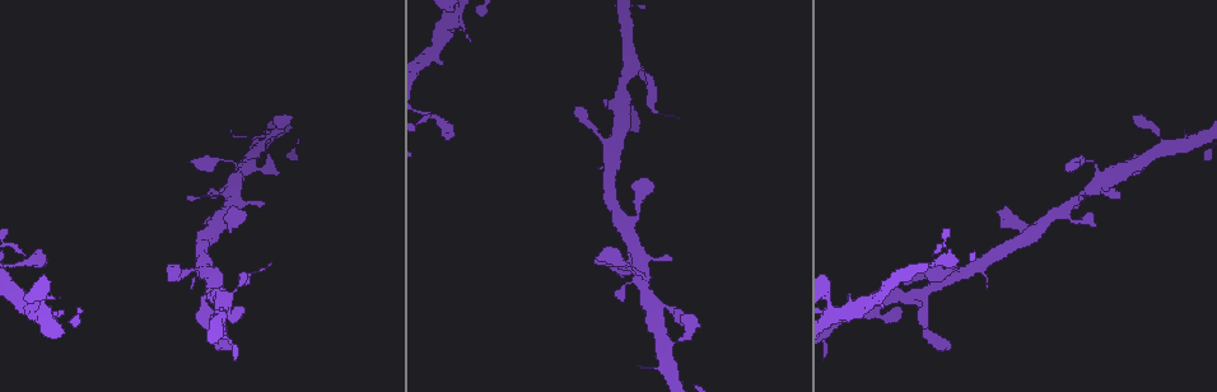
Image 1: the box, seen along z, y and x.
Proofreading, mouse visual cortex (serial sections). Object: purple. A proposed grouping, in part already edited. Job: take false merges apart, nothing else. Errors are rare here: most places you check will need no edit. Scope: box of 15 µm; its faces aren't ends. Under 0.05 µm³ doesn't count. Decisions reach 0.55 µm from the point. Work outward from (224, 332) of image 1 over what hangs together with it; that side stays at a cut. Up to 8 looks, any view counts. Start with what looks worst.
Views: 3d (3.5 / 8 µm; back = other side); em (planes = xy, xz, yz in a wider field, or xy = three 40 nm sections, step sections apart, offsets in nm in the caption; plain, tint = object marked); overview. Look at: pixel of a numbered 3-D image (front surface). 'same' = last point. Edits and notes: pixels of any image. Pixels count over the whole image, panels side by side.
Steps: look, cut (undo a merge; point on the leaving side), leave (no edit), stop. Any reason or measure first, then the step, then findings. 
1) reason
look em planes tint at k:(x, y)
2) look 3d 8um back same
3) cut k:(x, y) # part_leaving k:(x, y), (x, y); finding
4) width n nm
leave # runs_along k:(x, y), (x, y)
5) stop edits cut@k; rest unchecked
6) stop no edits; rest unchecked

a fork
look 3d 3.5um at 1:(636, 68)

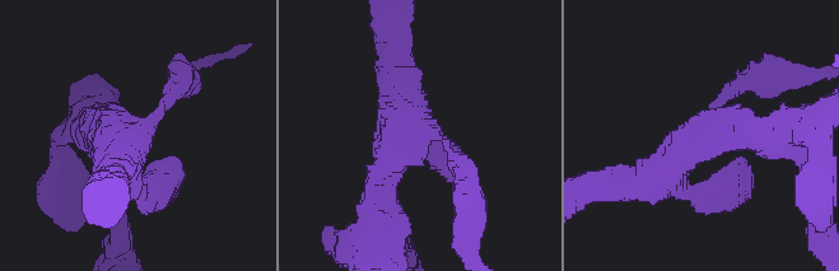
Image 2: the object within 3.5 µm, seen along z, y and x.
arms 3; arm_widths 100, 400, 500 nm
look em xy step 3 tint at 2:(423, 138)

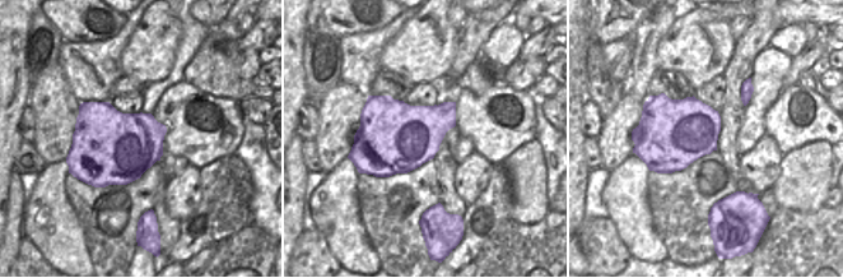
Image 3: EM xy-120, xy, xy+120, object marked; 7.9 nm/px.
cut 2:(740, 85) # part_leaving 2:(722, 103), (754, 76), (816, 76); two cells meet here

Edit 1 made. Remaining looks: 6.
redraw
look overview

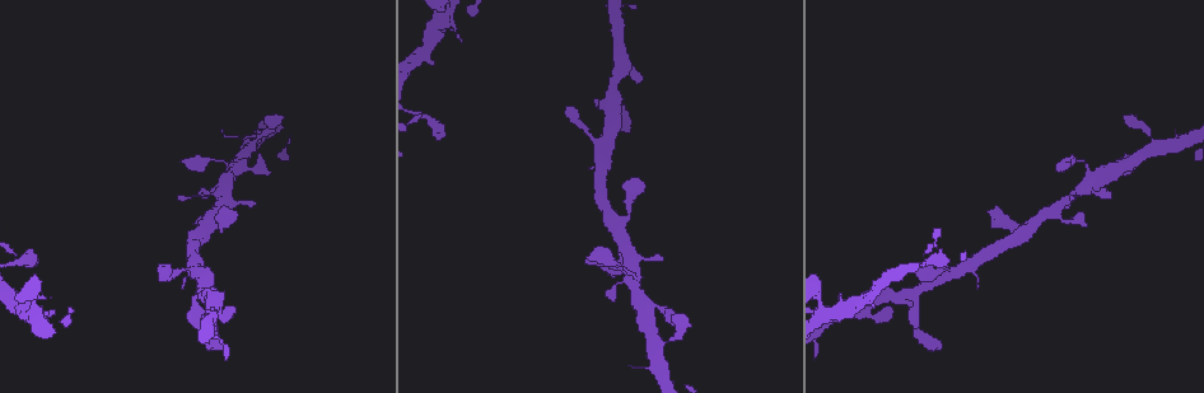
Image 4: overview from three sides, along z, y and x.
look 3d 3.5um at 4:(601, 140)

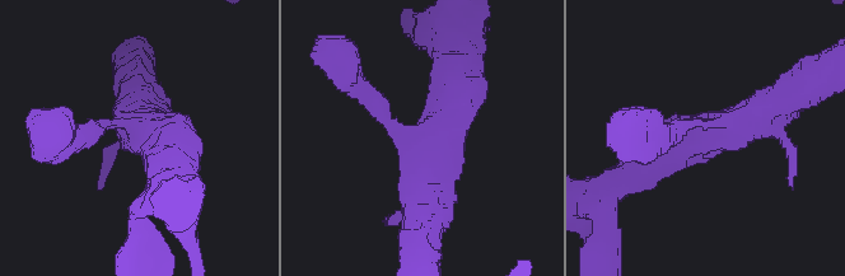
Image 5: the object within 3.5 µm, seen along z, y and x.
look em xy step 5 tint at 5:(713, 123)

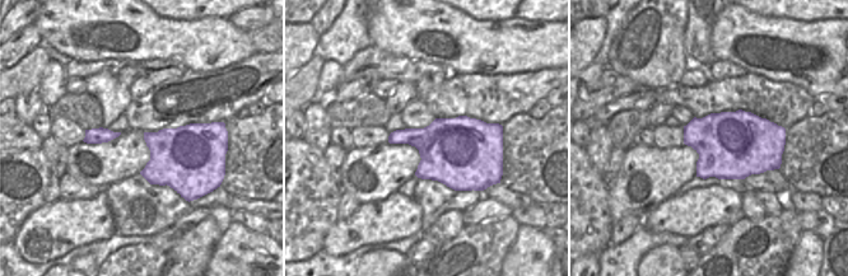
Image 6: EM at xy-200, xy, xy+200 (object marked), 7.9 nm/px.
leave # runs_along 5:(653, 160), (793, 94); continuous, no second cell

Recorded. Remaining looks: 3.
look 3d 3.5um at 4:(633, 282)

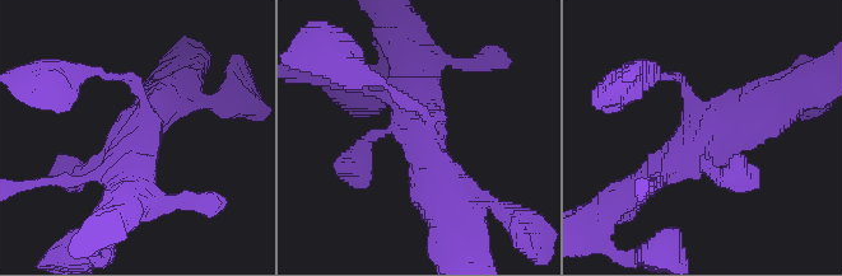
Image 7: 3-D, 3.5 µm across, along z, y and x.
arms 4
leave # runs_along 7:(638, 188), (772, 99); all the same cell

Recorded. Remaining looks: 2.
stop edits cut@2; rest unchecked

